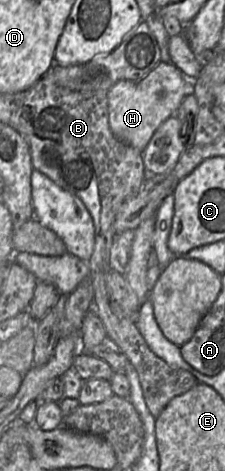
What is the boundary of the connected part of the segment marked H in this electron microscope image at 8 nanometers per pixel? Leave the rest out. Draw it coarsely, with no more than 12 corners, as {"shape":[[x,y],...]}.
{"shape":[[171,62],[110,88],[110,129],[143,152],[186,82]]}

